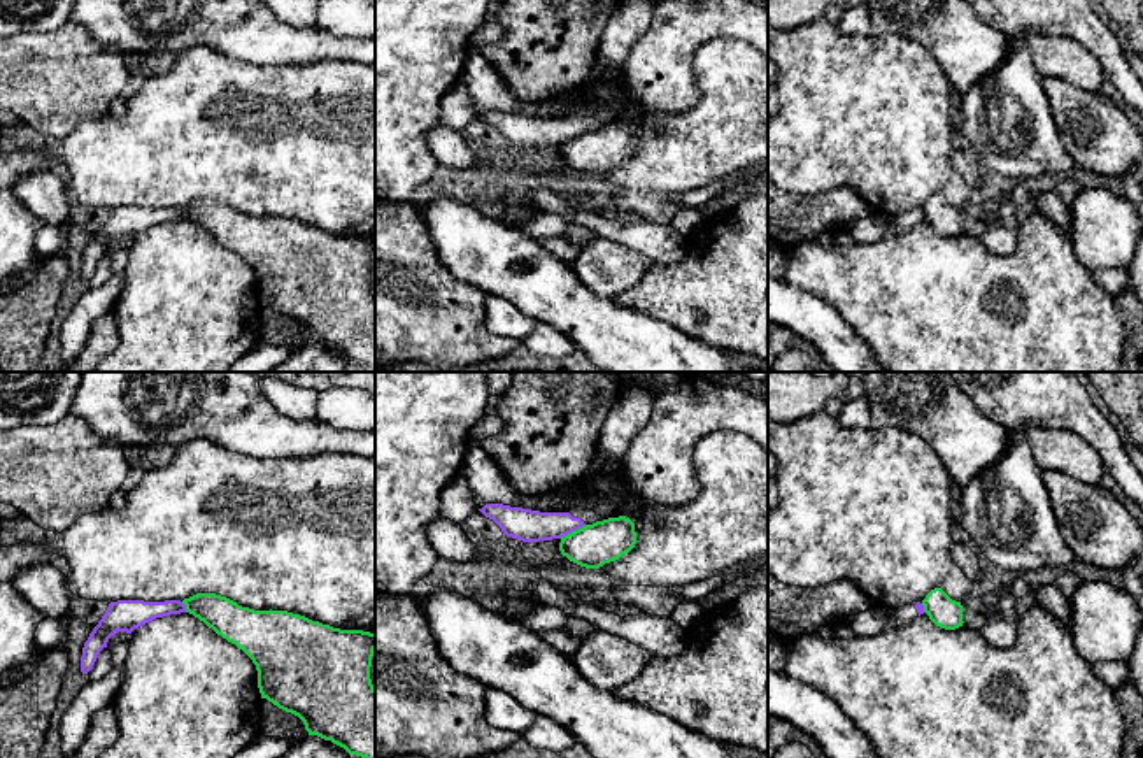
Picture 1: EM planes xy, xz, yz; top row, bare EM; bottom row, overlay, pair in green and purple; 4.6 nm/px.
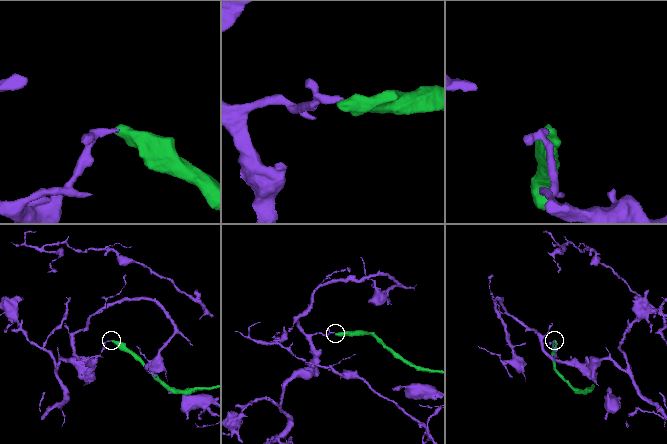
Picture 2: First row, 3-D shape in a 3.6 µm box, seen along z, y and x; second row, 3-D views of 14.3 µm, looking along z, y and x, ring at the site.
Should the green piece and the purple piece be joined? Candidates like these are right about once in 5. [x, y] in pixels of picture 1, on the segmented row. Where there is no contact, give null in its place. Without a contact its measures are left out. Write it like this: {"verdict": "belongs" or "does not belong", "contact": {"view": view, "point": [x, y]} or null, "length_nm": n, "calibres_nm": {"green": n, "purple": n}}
{"verdict": "does not belong", "contact": {"view": "xz", "point": [572, 532]}, "length_nm": 140, "calibres_nm": {"green": 200, "purple": 150}}

